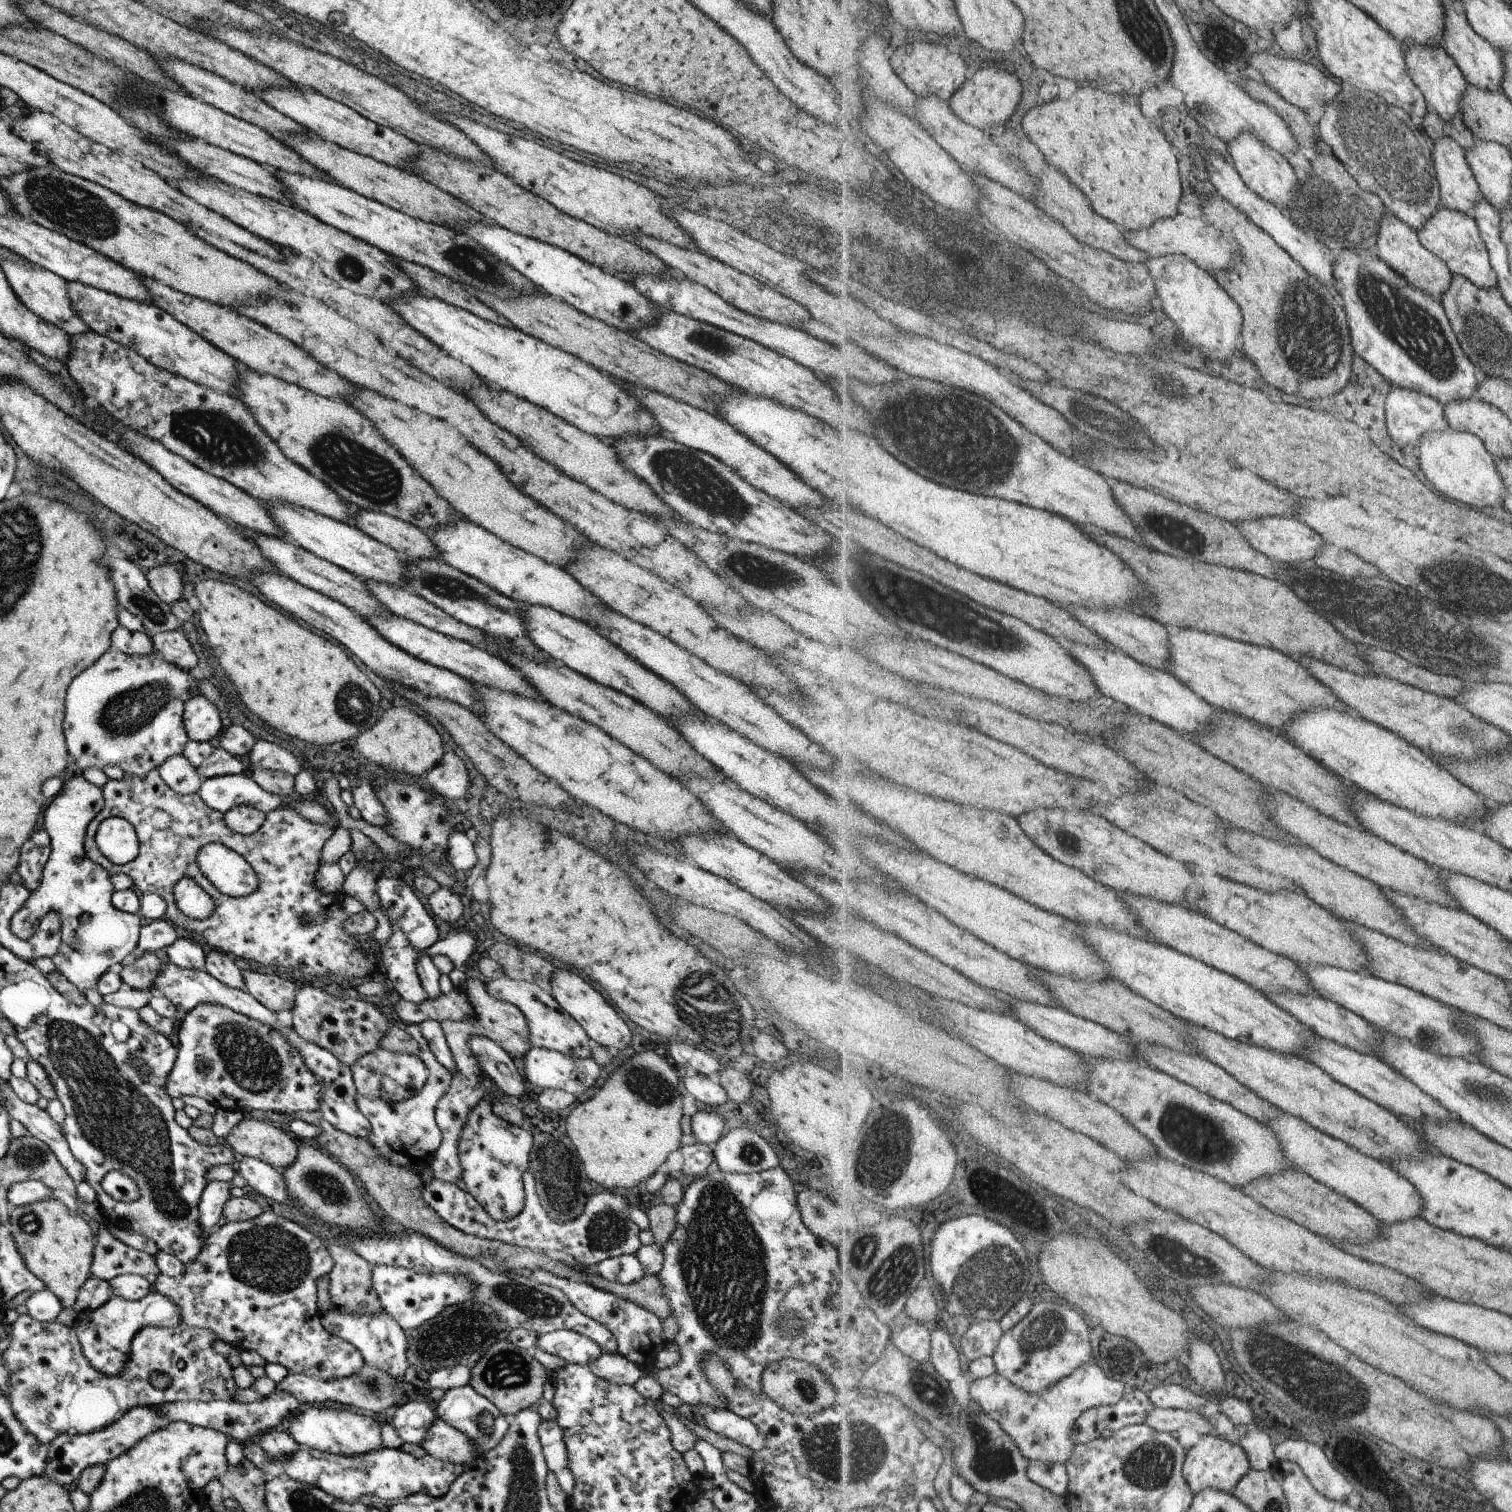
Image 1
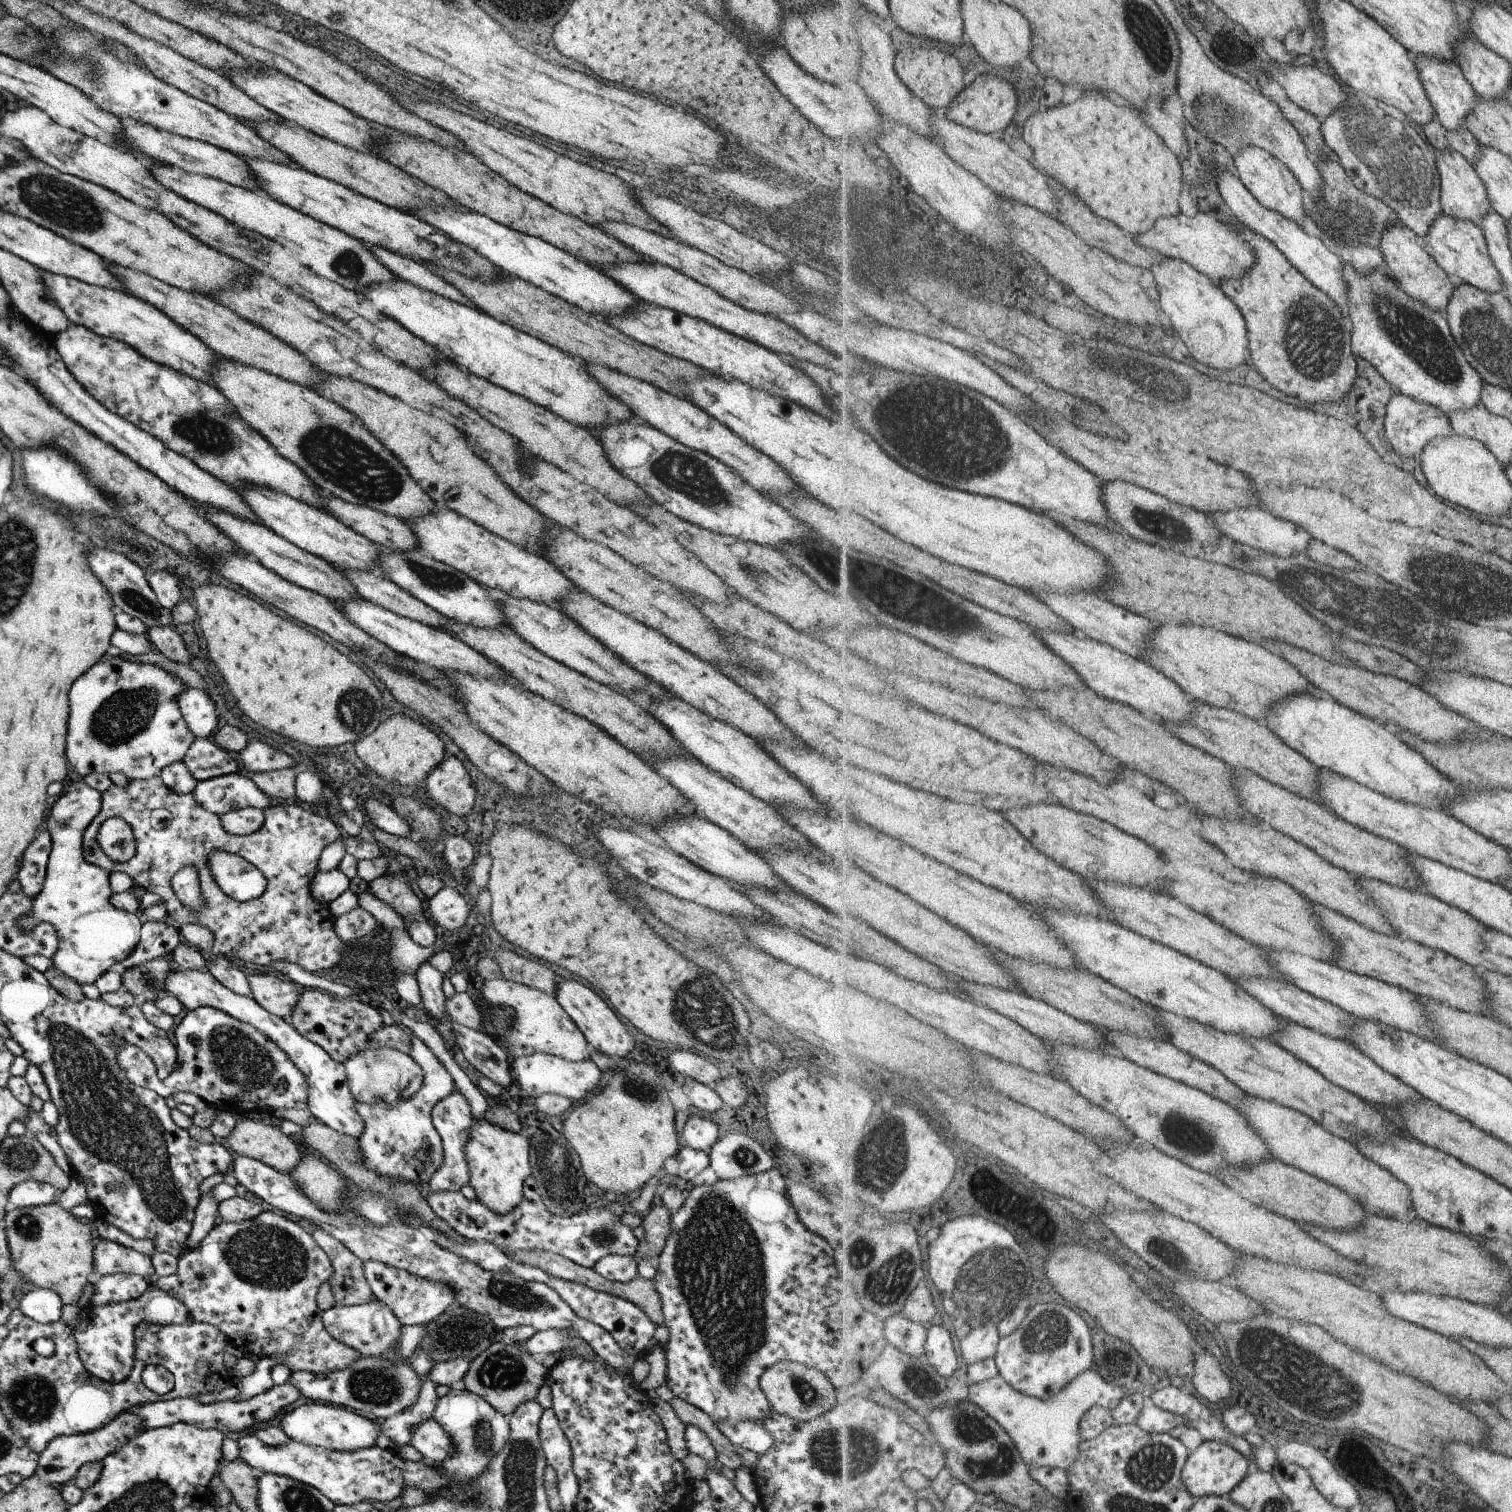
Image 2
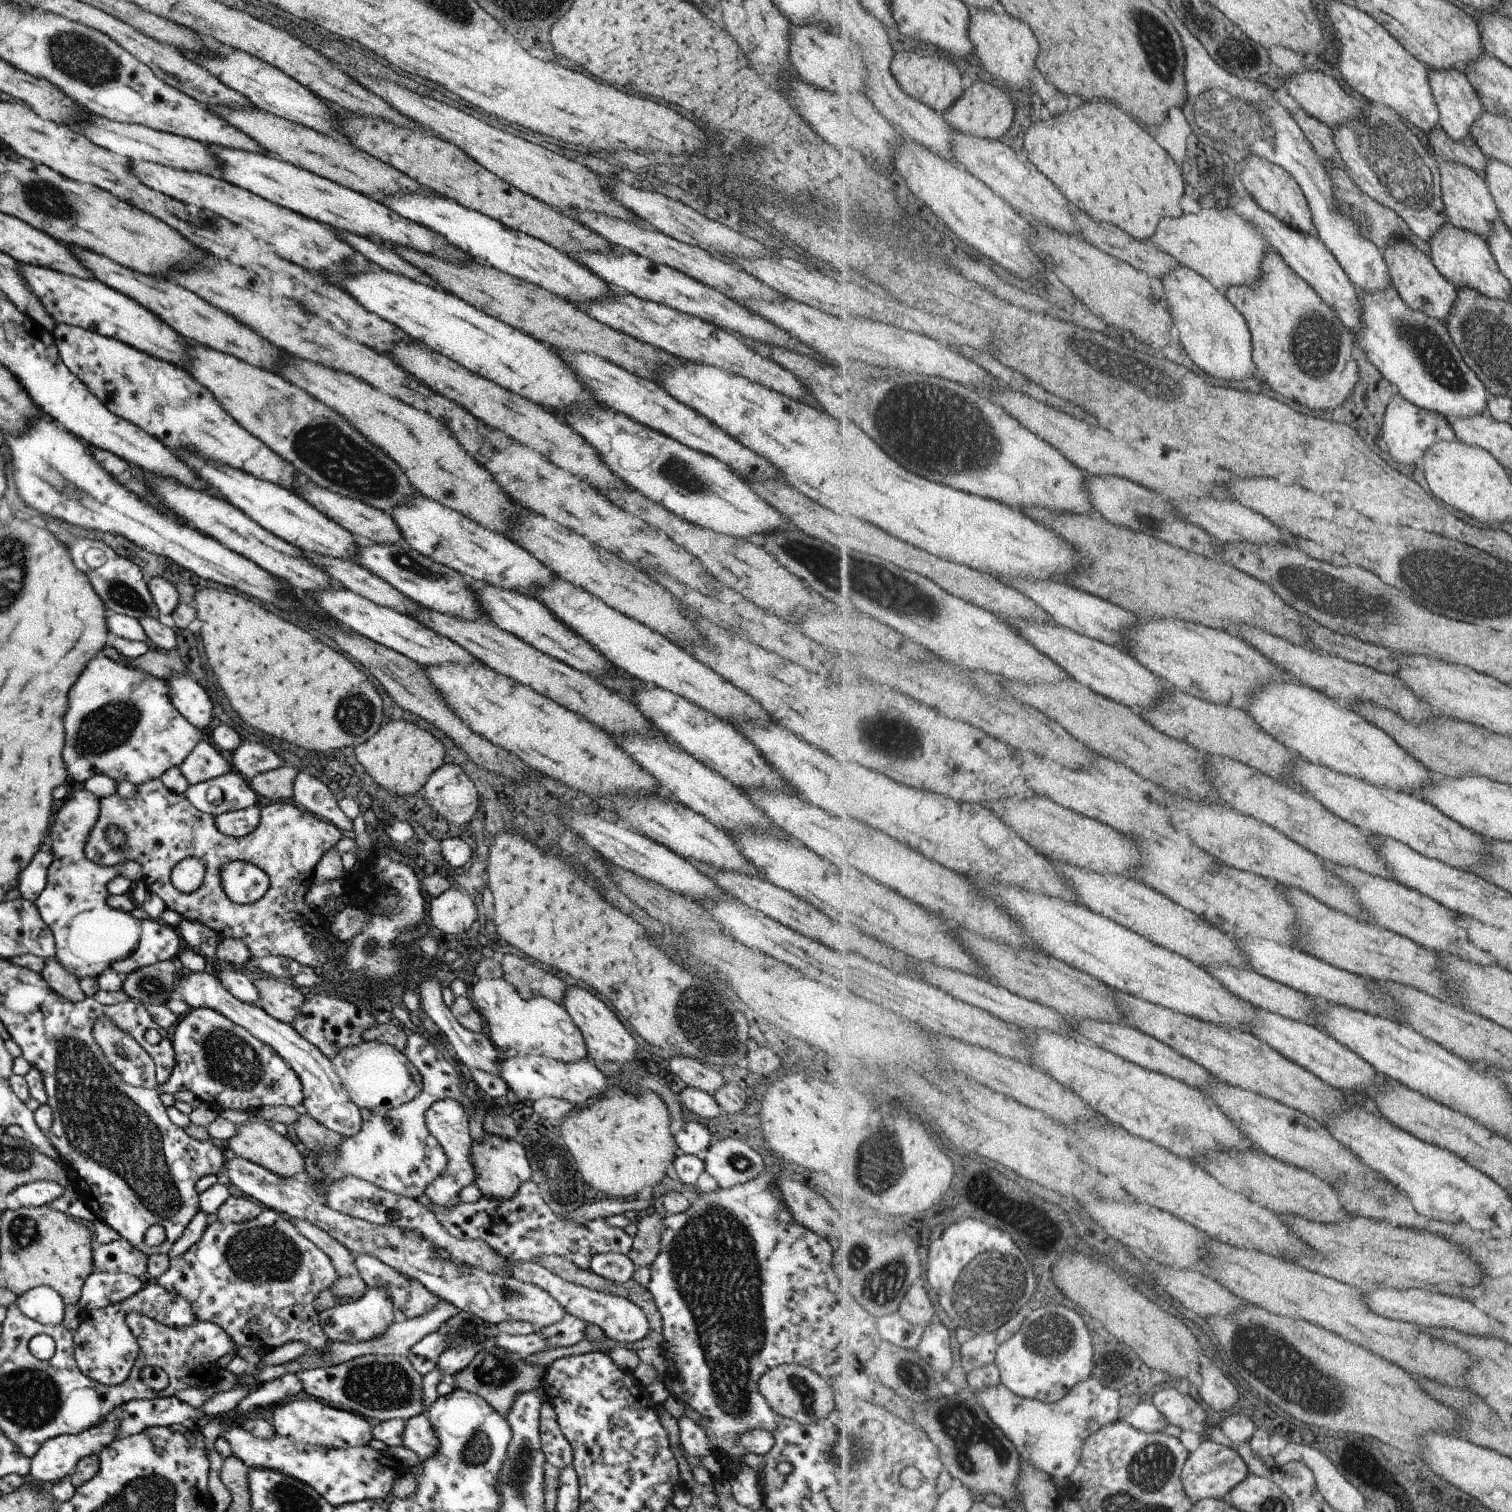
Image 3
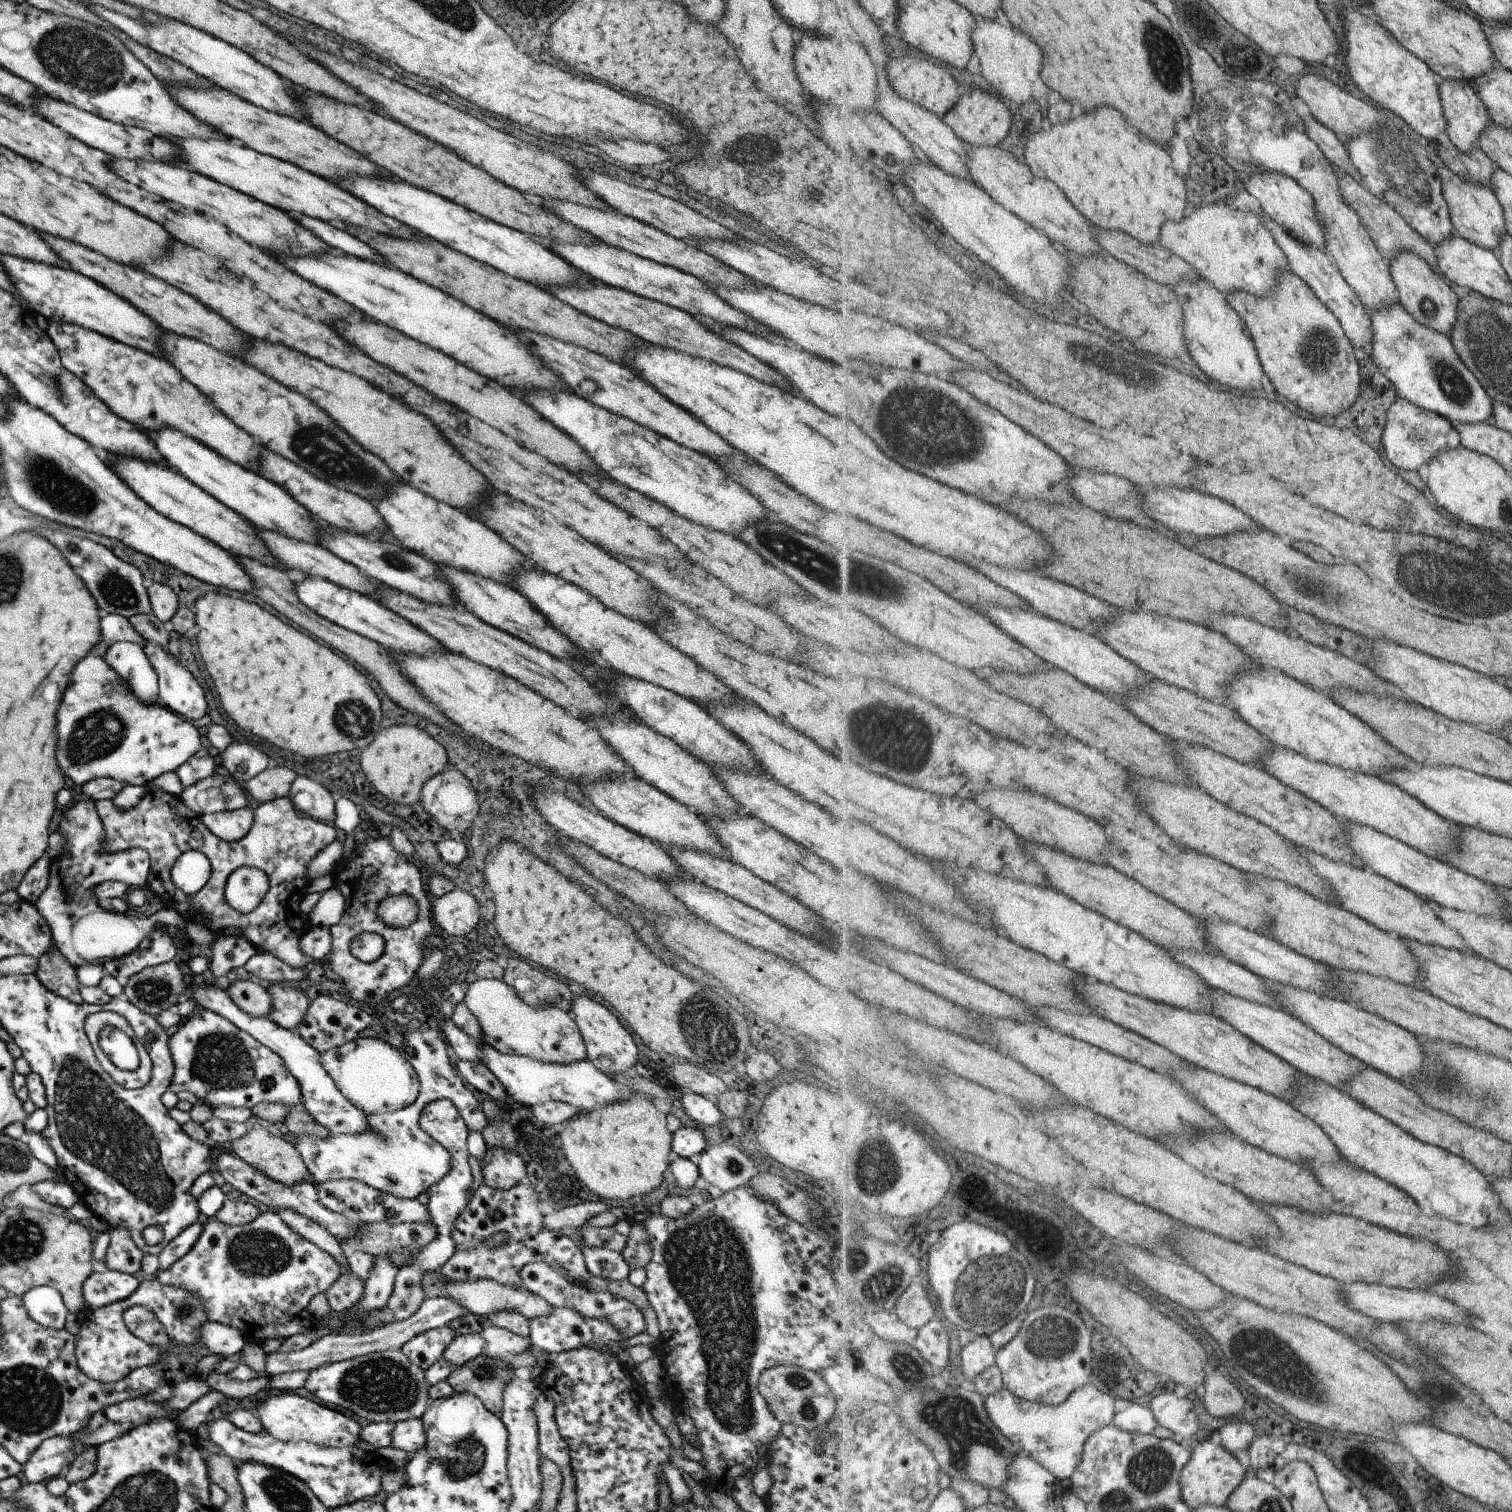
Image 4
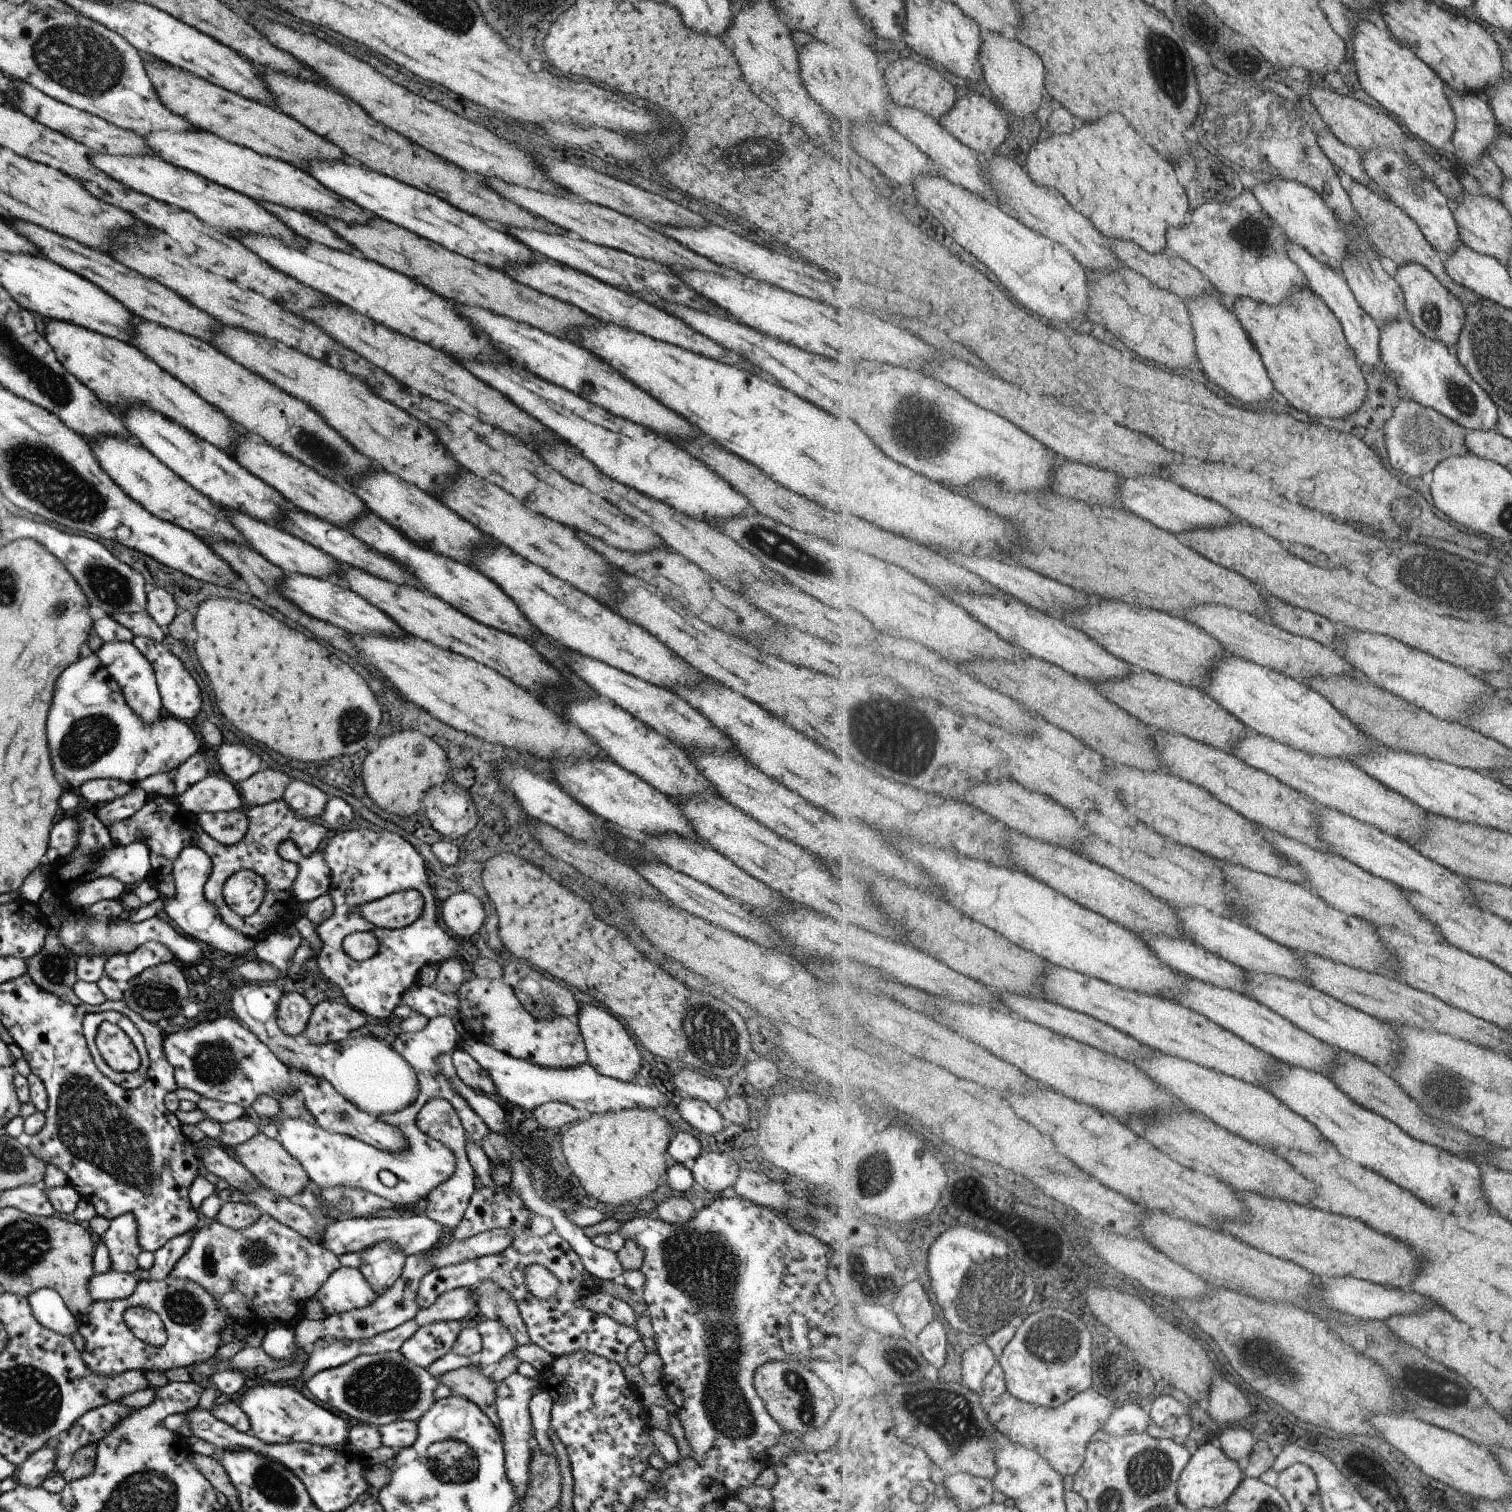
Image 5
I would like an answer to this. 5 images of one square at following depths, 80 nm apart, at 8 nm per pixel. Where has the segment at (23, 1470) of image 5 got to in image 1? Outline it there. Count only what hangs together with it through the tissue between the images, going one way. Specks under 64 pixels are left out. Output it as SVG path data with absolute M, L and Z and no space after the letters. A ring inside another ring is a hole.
M153 1406L133 1407L125 1411L116 1421L98 1431L82 1435L59 1435L47 1444L47 1462L44 1465L43 1475L60 1485L72 1487L73 1480L78 1478L85 1467L105 1466L107 1461L122 1455L147 1435L169 1424L170 1420L165 1415L160 1415Z

